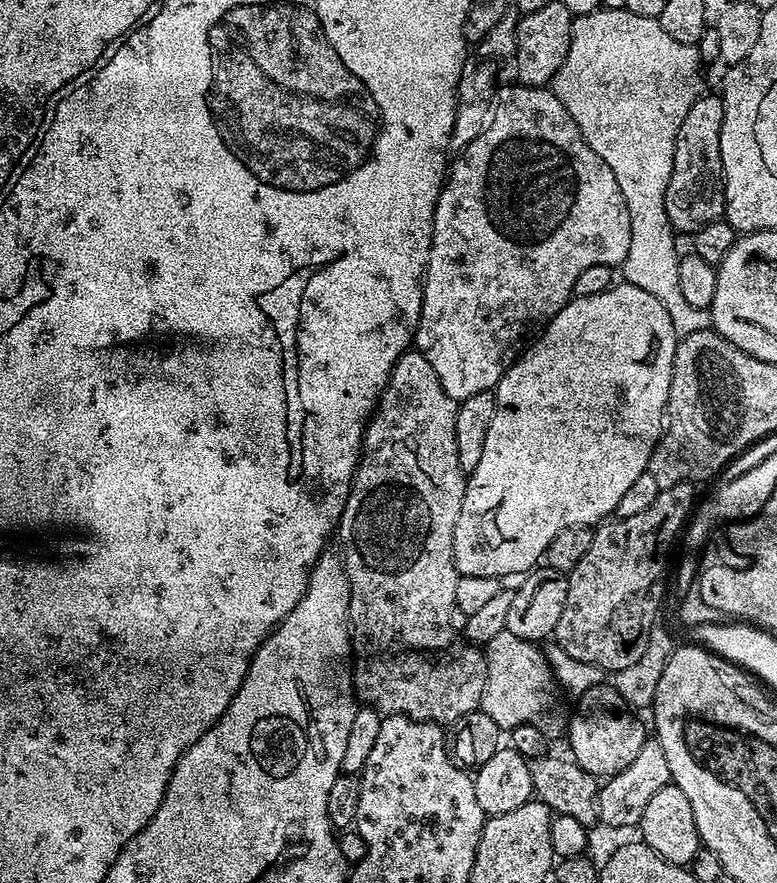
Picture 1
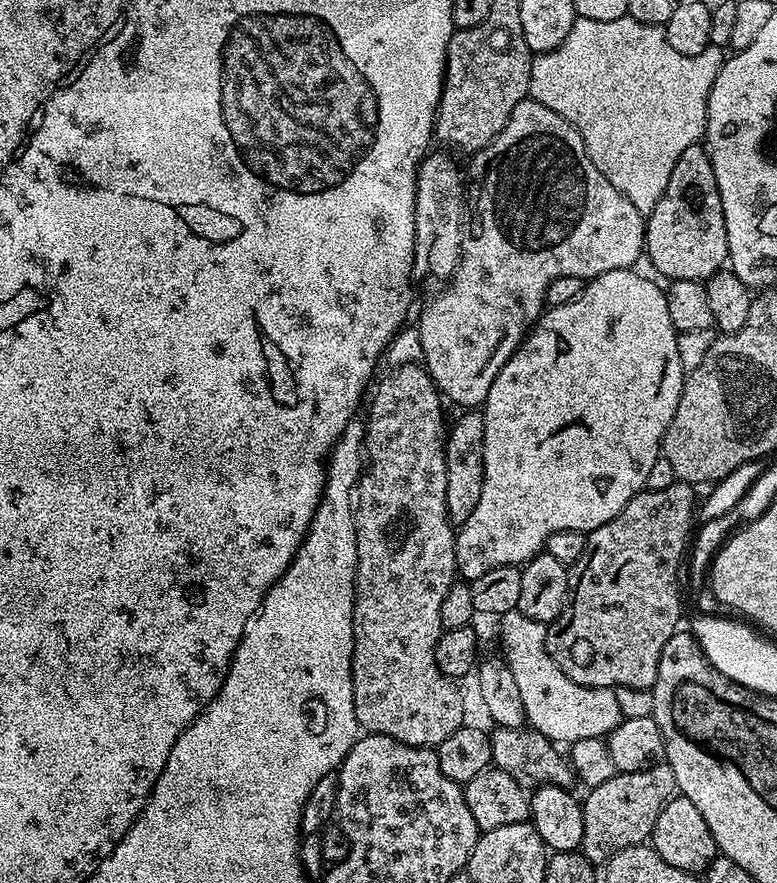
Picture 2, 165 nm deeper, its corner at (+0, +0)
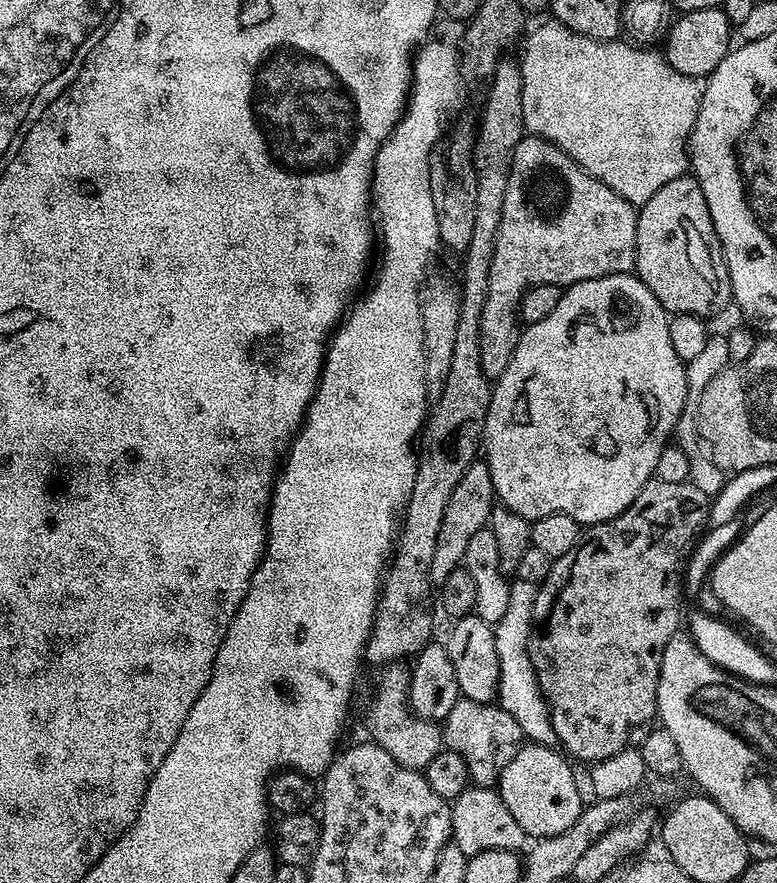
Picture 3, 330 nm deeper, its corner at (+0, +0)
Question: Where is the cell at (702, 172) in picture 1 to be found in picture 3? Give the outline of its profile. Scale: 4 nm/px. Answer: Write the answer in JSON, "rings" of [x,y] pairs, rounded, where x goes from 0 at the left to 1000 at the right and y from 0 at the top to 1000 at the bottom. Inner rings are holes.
{"rings":[[[882,197],[857,206],[842,224],[822,232],[816,308],[861,356],[912,360],[924,357],[937,340],[940,344],[937,299],[914,247],[914,233],[909,233],[909,220],[894,199]]]}

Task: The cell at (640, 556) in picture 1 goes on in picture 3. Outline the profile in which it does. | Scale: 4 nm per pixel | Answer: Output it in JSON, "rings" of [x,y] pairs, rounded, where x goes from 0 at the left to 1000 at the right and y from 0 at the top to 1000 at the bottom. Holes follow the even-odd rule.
{"rings":[[[843,541],[837,542],[831,546],[831,550],[826,550],[821,564],[816,564],[813,572],[801,578],[801,582],[773,593],[753,597],[748,601],[746,613],[739,618],[739,623],[713,634],[708,650],[700,656],[700,660],[691,665],[685,717],[681,718],[680,727],[682,750],[686,751],[696,786],[700,787],[700,793],[708,803],[708,814],[719,846],[737,862],[753,861],[753,866],[761,867],[775,861],[786,861],[810,841],[808,832],[812,831],[817,820],[829,820],[838,811],[840,814],[846,810],[844,783],[849,767],[852,736],[857,736],[857,727],[862,727],[862,723],[876,715],[875,674],[879,676],[883,670],[883,644],[898,615],[898,608],[907,595],[912,592],[912,572],[912,562],[903,559],[903,555],[898,555],[898,550],[888,546],[852,546]]]}

